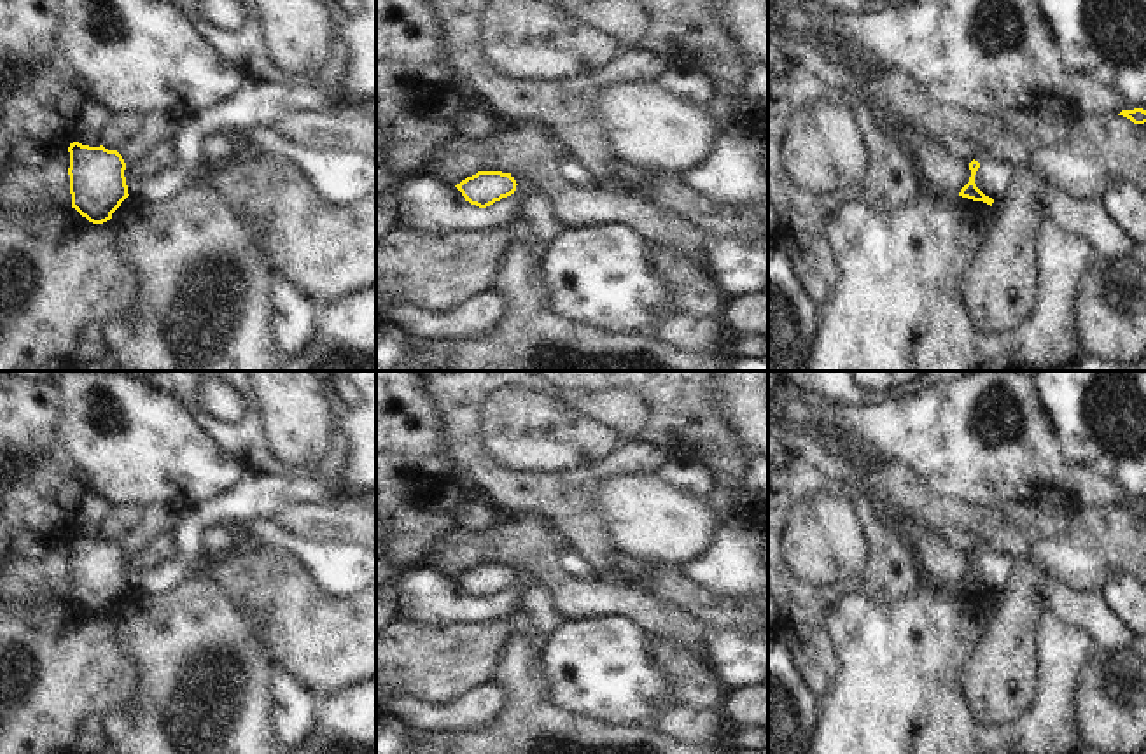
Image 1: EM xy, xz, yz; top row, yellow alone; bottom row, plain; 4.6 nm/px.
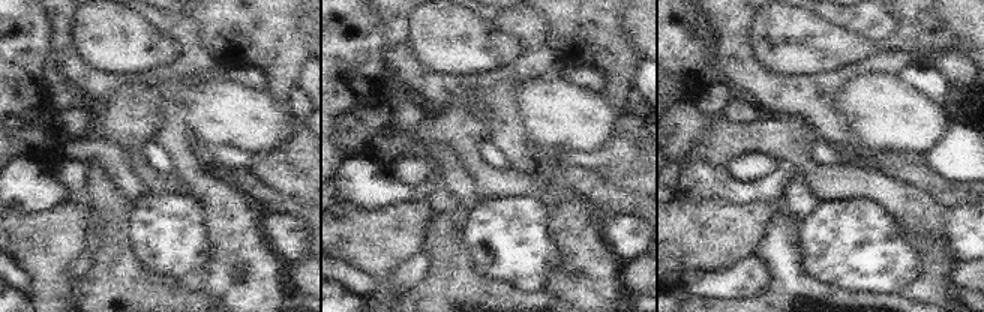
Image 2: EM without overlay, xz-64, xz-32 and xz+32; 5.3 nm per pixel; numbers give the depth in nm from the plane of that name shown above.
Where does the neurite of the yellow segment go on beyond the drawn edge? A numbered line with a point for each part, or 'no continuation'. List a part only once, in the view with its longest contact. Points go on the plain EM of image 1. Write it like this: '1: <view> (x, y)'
no continuation

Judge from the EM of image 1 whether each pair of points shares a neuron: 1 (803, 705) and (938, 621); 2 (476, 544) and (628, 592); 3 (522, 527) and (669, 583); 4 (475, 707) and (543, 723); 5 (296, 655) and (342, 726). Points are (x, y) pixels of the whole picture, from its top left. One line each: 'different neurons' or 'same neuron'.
1: different neurons
2: same neuron
3: different neurons
4: different neurons
5: different neurons

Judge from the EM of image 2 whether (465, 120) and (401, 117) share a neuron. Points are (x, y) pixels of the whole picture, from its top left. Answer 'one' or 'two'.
two

